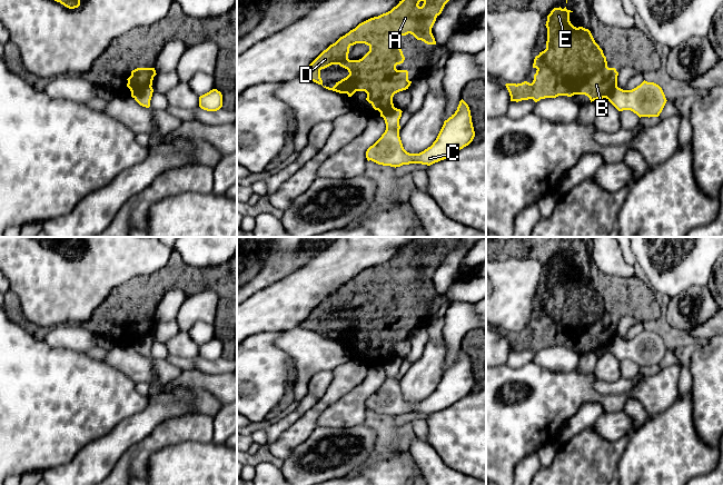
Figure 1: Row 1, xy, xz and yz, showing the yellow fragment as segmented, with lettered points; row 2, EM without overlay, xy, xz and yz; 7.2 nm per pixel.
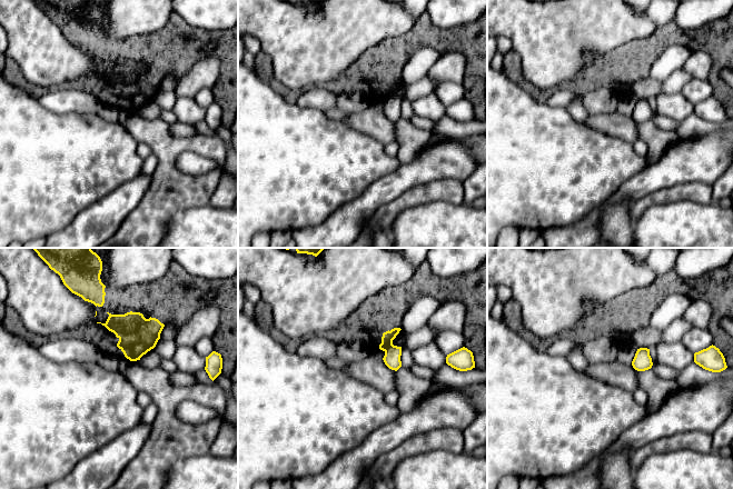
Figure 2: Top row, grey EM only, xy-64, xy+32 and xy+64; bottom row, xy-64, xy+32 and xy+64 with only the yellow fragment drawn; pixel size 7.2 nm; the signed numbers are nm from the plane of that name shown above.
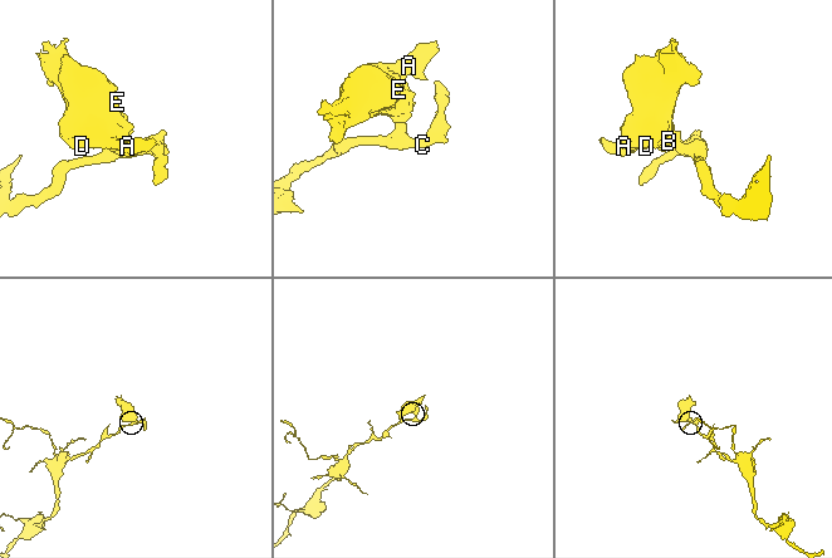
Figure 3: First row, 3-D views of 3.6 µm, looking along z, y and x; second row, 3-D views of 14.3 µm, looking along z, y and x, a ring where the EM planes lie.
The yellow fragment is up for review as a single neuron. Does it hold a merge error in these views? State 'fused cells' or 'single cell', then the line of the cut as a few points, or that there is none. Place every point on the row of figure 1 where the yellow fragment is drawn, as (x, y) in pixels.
fused cells; cut xy (150, 85), (132, 97)

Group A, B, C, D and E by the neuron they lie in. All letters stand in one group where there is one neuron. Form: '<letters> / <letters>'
A B D E / C

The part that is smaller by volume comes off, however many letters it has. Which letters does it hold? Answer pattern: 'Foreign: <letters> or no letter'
Foreign: A, B, D, E

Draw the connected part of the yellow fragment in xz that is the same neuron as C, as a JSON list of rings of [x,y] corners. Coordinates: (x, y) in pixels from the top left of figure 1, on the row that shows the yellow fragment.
[[[462,99],[455,113],[444,121],[433,145],[419,154],[409,154],[404,149],[399,137],[402,112],[400,109],[395,108],[383,117],[386,130],[367,149],[366,158],[368,161],[395,168],[409,164],[430,166],[449,158],[468,146],[475,137],[469,107]]]

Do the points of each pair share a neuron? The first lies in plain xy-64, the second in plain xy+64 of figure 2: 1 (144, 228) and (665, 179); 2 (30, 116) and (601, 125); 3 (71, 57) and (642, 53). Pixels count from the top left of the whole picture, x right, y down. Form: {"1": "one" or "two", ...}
{"1": "two", "2": "two", "3": "two"}

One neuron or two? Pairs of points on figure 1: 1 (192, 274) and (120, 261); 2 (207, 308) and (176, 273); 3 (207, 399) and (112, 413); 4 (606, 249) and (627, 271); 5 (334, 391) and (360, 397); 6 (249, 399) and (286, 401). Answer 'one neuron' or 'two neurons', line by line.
1: two neurons
2: two neurons
3: two neurons
4: one neuron
5: two neurons
6: two neurons

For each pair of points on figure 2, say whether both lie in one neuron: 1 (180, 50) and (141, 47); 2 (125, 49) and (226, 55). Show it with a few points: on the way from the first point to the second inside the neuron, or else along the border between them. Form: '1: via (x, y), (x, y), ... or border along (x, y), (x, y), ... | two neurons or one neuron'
1: via (170, 50), (151, 50) | one neuron
2: via (151, 49), (168, 49), (194, 39), (206, 38) | one neuron

